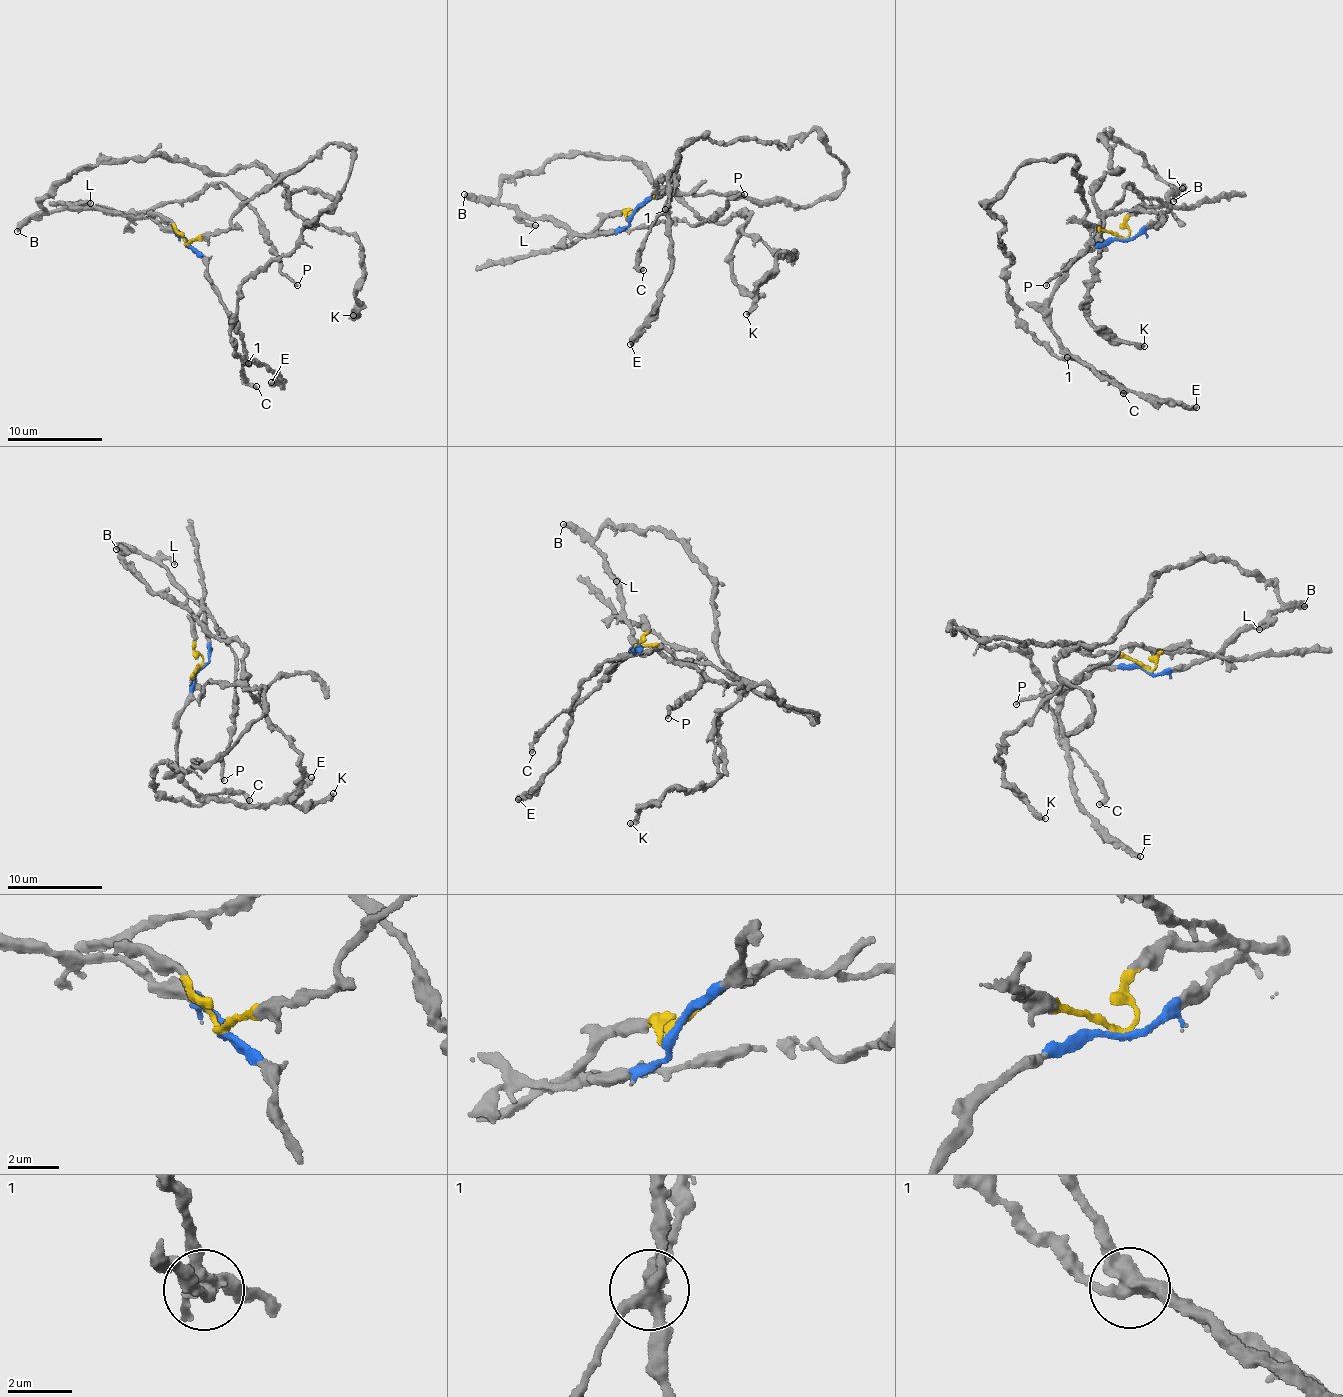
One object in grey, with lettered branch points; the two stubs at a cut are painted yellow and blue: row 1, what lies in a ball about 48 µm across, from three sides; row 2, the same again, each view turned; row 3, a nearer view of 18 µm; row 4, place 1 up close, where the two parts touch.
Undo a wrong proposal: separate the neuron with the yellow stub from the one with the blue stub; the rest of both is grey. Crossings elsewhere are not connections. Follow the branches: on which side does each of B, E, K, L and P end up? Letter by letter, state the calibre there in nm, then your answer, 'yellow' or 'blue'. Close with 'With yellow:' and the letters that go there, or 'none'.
B: calibre 420 nm; blue
E: calibre 460 nm; blue
K: calibre 360 nm; blue
L: calibre 280 nm; blue
P: calibre 220 nm; yellow
With yellow: P

